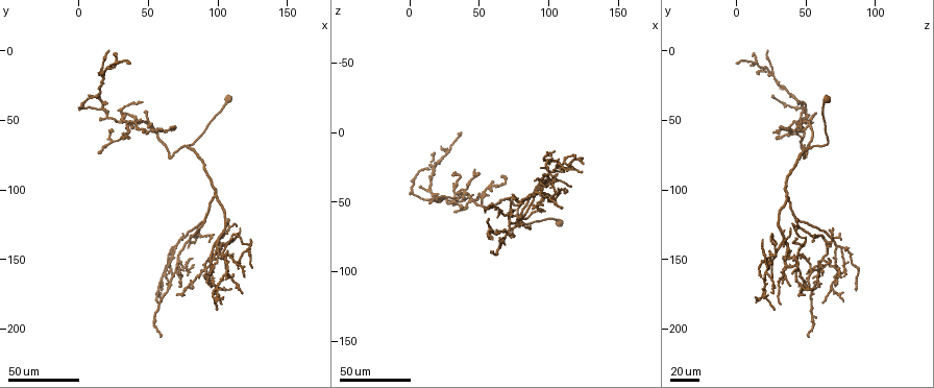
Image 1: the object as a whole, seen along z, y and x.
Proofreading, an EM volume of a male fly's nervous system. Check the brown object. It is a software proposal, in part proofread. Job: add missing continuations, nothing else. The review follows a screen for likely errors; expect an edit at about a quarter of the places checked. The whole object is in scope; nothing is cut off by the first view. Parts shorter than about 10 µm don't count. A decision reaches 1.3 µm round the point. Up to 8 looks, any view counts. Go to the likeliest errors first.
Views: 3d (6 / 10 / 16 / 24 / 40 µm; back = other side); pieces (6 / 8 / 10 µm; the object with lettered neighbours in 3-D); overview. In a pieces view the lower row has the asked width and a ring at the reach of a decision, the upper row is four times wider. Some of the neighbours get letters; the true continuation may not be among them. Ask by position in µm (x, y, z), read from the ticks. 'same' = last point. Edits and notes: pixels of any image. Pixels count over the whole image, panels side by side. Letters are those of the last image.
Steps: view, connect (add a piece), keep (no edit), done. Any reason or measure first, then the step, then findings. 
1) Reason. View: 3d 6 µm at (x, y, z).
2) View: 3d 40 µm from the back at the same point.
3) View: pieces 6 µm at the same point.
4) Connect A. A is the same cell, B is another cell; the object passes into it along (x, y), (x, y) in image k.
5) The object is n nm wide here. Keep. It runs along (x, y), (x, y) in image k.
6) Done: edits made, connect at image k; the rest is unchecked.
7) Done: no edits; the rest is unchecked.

Long arm stops here. View: 3d 24 µm at (92, 160, 26).

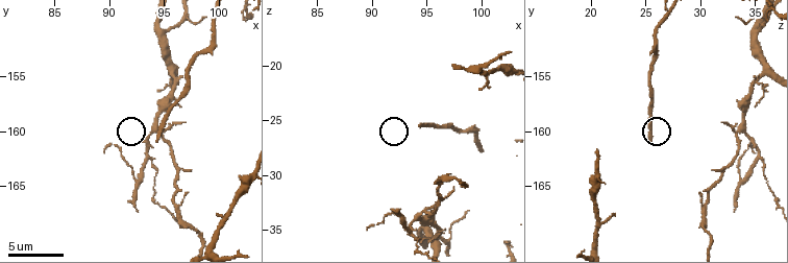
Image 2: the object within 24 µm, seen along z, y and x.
View: pieces 10 µm at (94.4, 161.0, 25.6).

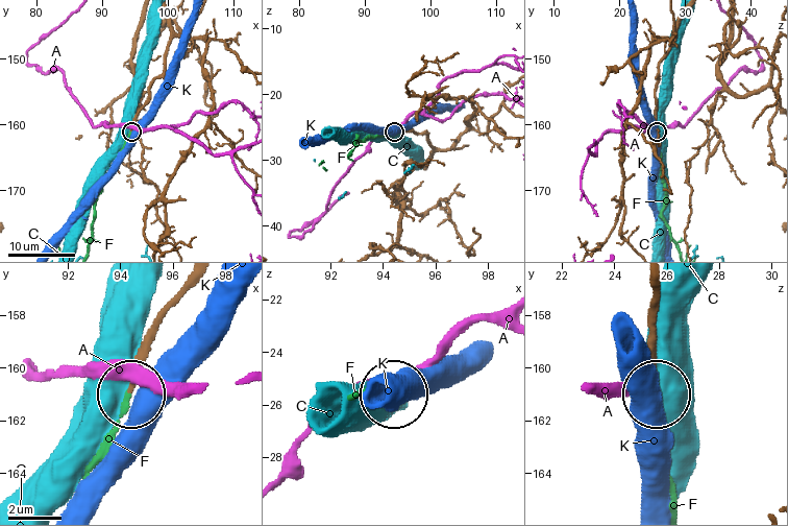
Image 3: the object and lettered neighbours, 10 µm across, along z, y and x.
Connect F. F is the same cell, A, C and K are other cells; it goes on there.

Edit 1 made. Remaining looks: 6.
Thin end. View: 3d 24 µm at (20, -2, 22).

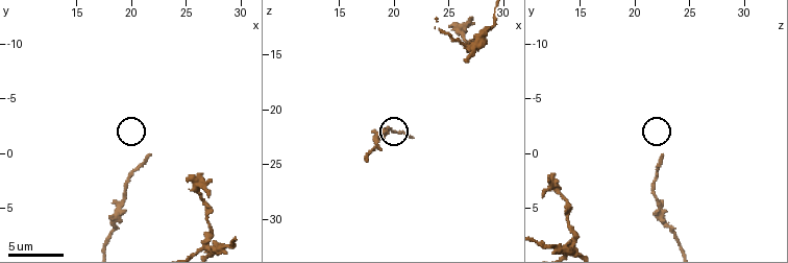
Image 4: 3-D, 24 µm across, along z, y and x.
View: pieces 6 µm at (21.6, 0.2, 22.6).

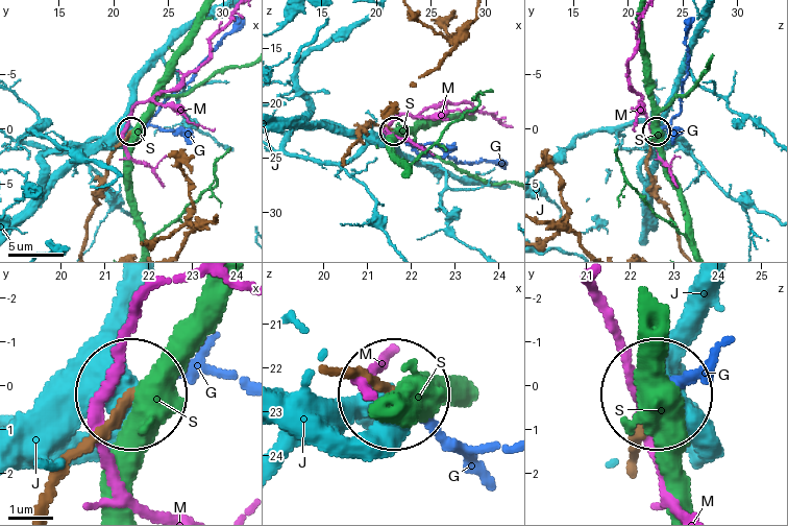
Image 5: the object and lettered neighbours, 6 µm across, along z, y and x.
Connect G. G is the same cell, J, M and S are other cells; the cell continues.

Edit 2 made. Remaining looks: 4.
View: overview.

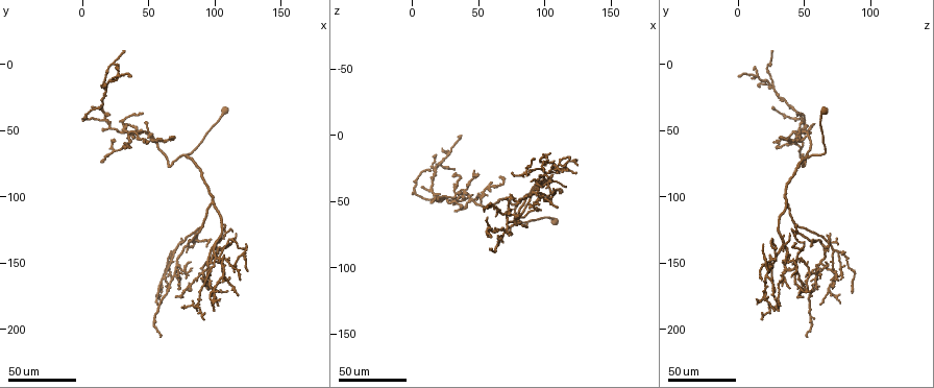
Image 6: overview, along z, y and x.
Branch stops here. View: 3d 24 µm at (76, 160, 54).

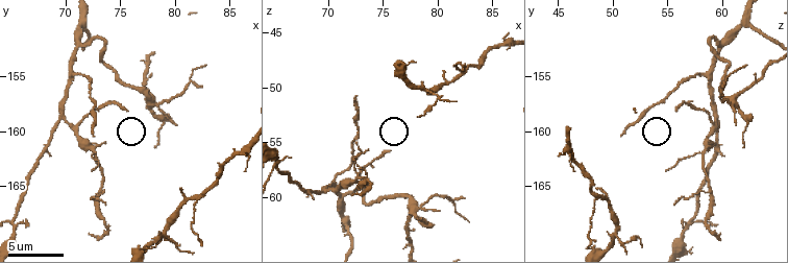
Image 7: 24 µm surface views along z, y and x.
View: pieces 6 µm at (75.6, 158.2, 55.8).

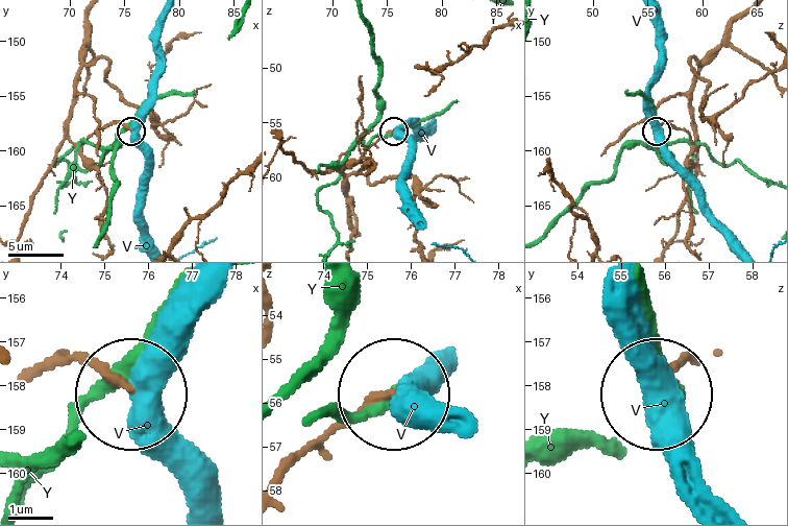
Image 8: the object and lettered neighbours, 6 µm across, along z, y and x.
Keep. V and Y are other cells; it runs along (85, 33), (69, 137), (82, 144), (116, 123), (129, 130) in image 8; none of them fits.

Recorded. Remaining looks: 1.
Done: edits made, connect at image 3, connect at image 5; the rest is unchecked.

